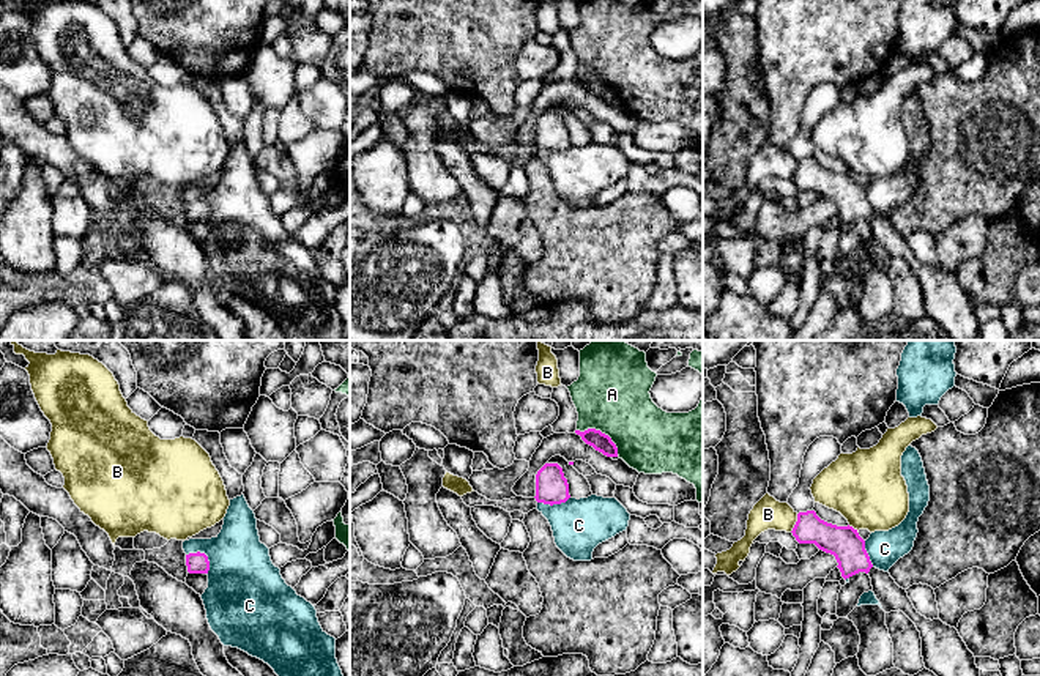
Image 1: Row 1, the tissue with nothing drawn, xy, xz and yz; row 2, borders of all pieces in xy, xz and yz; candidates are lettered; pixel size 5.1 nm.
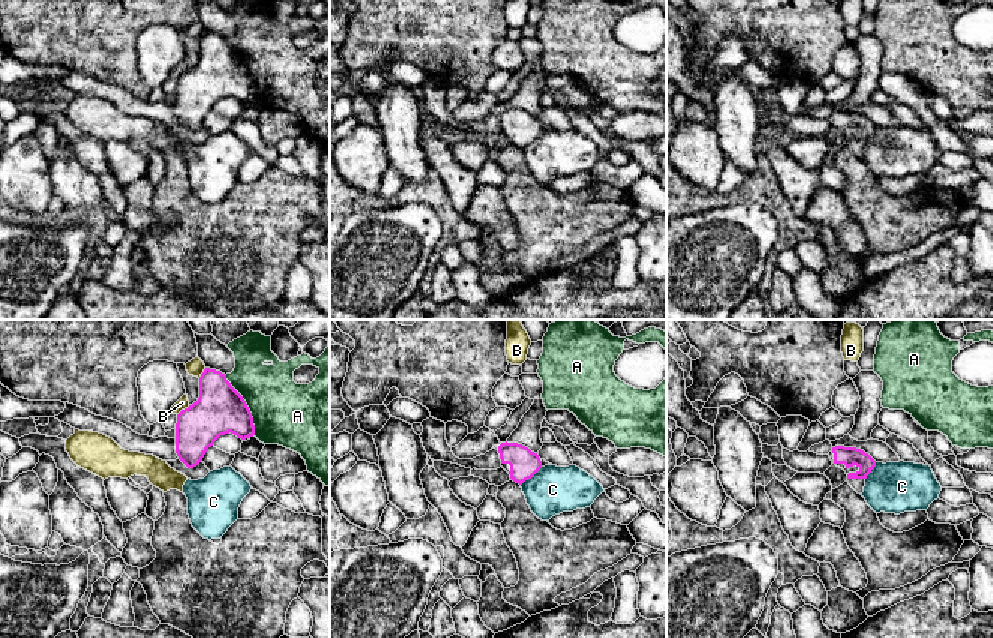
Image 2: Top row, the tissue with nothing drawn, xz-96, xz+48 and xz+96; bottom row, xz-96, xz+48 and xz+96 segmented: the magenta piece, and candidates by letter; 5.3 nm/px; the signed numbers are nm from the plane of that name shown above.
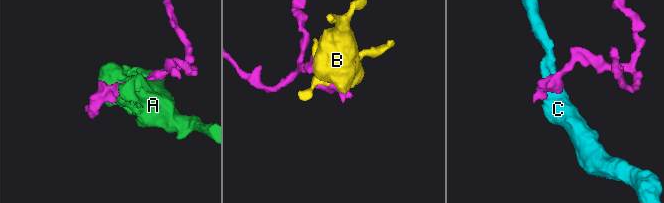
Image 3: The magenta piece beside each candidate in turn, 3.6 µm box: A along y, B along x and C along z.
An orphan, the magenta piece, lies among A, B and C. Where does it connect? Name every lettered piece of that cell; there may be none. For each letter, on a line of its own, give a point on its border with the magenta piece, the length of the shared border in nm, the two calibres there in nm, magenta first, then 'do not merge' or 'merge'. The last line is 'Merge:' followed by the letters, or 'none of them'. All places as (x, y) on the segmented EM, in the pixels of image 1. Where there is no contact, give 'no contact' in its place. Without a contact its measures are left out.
A: xz (601, 432) | 260 nm | 90/380 nm | do not merge
B: yz (796, 523) | 100 nm | 160/160 nm | do not merge
C: xy (205, 555) | 160 nm | 110/360 nm | do not merge
Merge: none of them

